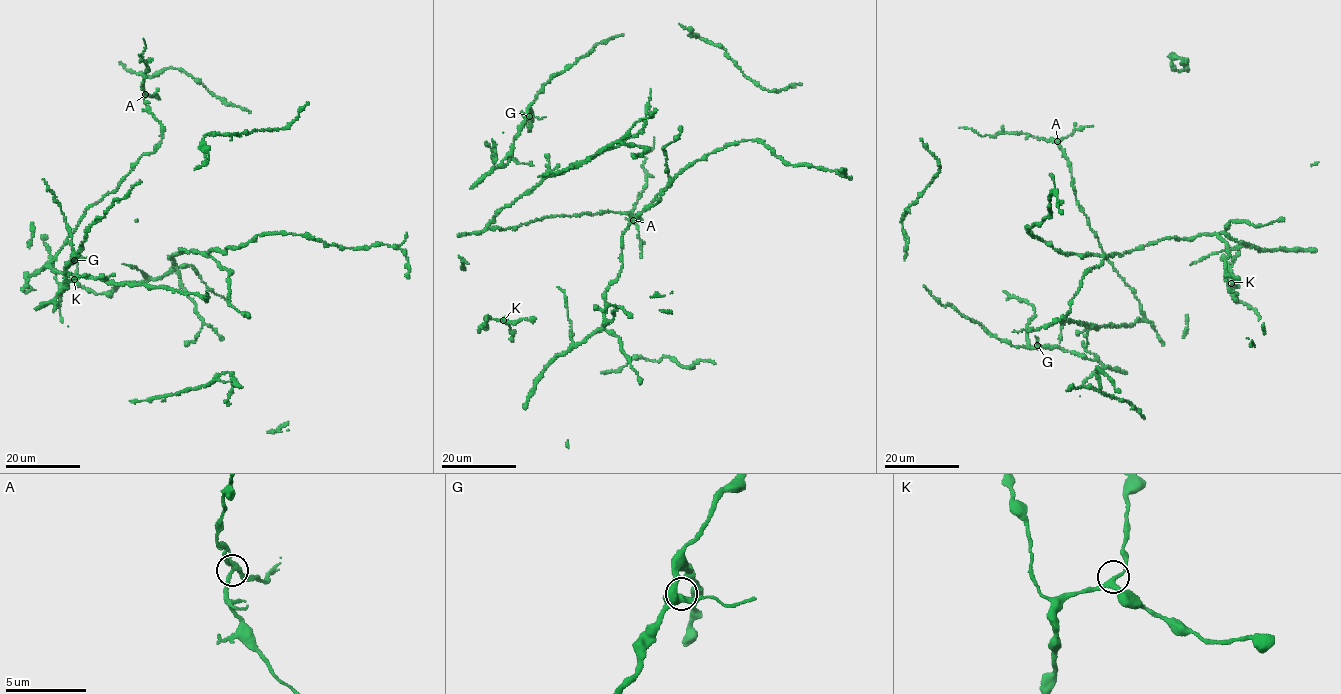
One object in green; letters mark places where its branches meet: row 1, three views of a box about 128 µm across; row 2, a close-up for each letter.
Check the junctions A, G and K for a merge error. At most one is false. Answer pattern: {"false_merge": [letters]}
{"false_merge": ["A"]}

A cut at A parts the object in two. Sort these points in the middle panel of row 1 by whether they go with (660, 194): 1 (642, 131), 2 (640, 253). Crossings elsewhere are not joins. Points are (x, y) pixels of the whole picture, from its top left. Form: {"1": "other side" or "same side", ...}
{"1": "same side", "2": "other side"}

